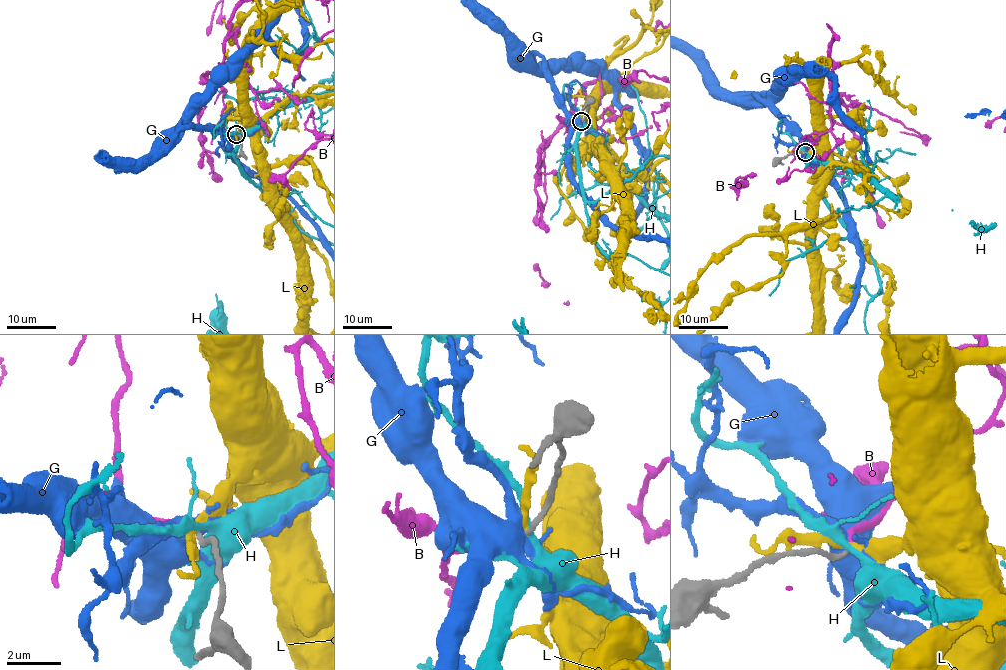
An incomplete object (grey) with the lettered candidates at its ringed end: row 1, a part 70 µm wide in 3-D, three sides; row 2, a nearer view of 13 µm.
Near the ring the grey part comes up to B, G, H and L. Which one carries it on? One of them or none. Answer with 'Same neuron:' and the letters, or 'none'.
Same neuron: B

